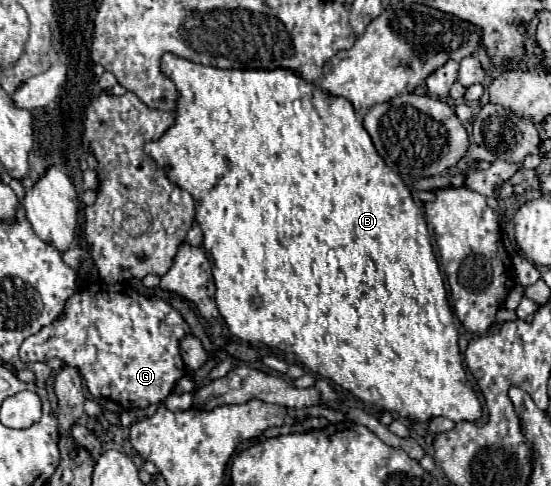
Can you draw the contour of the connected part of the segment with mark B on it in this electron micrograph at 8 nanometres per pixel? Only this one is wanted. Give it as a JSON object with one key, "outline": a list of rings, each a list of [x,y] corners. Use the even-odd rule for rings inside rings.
{"outline":[[[164,53],[162,73],[170,77],[178,89],[176,121],[158,141],[146,143],[144,149],[150,157],[154,157],[158,167],[166,167],[168,179],[188,191],[196,201],[196,223],[204,233],[204,249],[212,255],[214,261],[214,299],[230,333],[252,345],[264,343],[280,351],[294,353],[294,359],[312,373],[332,379],[342,389],[352,391],[366,403],[396,411],[398,415],[412,421],[426,423],[432,417],[478,421],[482,417],[482,405],[476,399],[472,385],[468,383],[462,369],[458,331],[430,245],[426,221],[418,205],[412,201],[410,189],[404,185],[400,175],[390,171],[384,159],[378,155],[368,131],[356,119],[350,101],[346,101],[344,97],[334,97],[320,89],[318,83],[302,81],[302,77],[298,77],[296,73],[286,73],[286,69],[218,69],[186,61],[172,53]]]}

